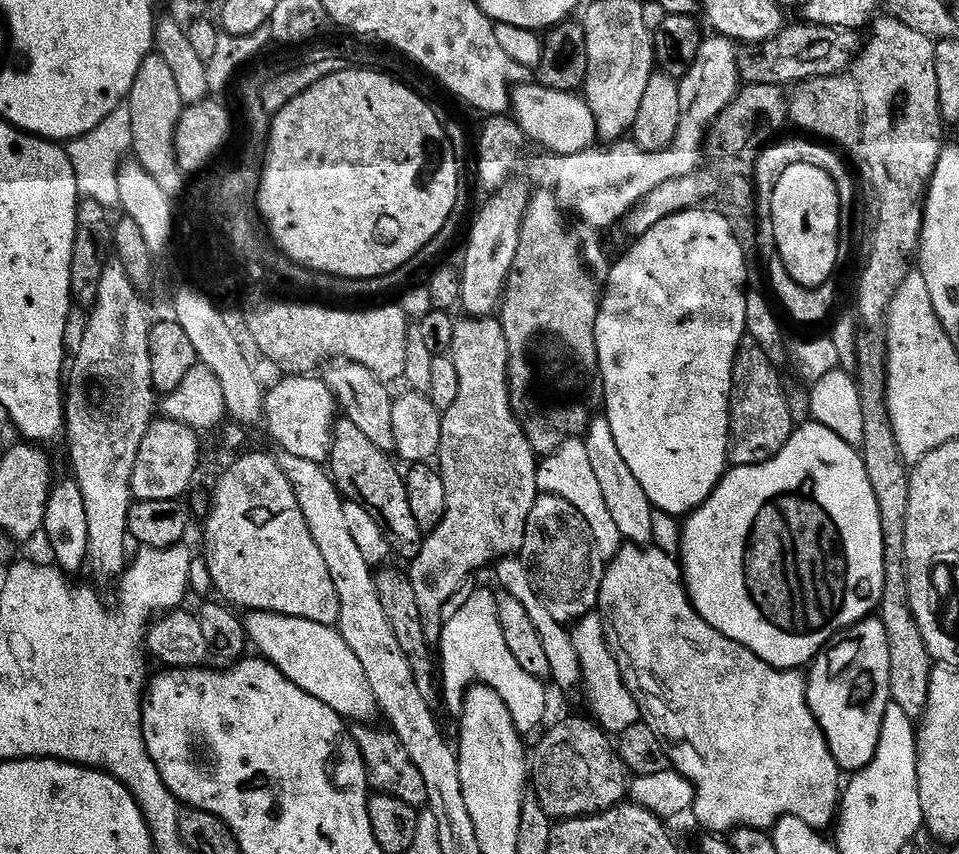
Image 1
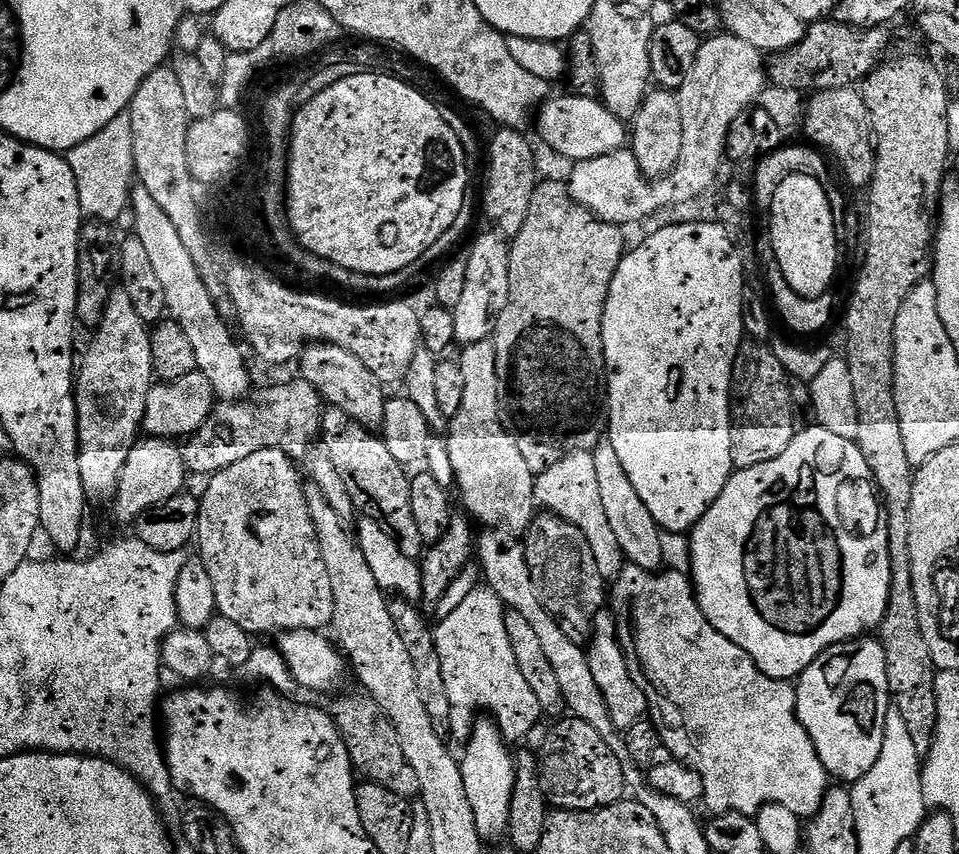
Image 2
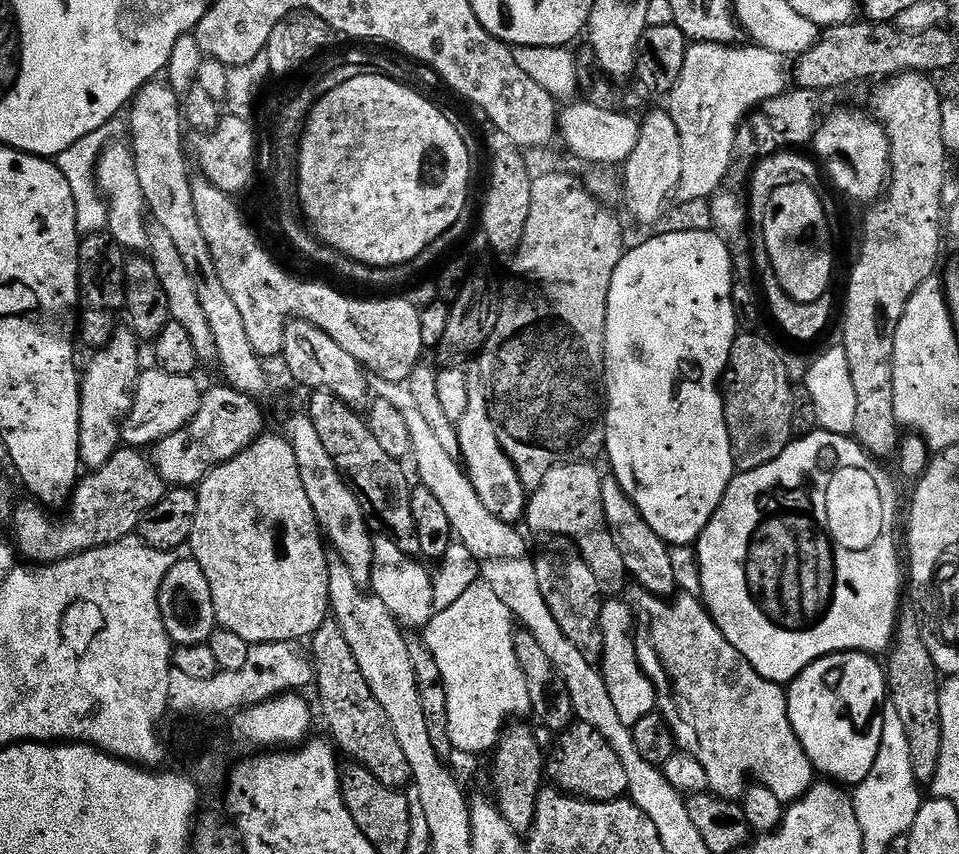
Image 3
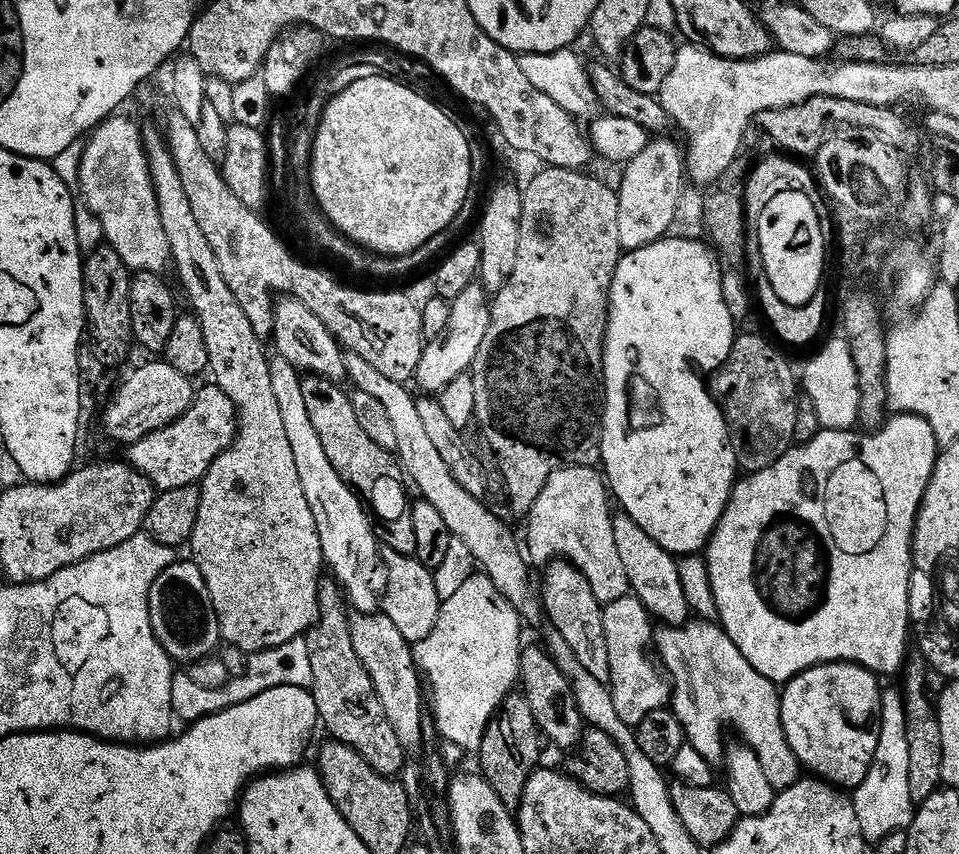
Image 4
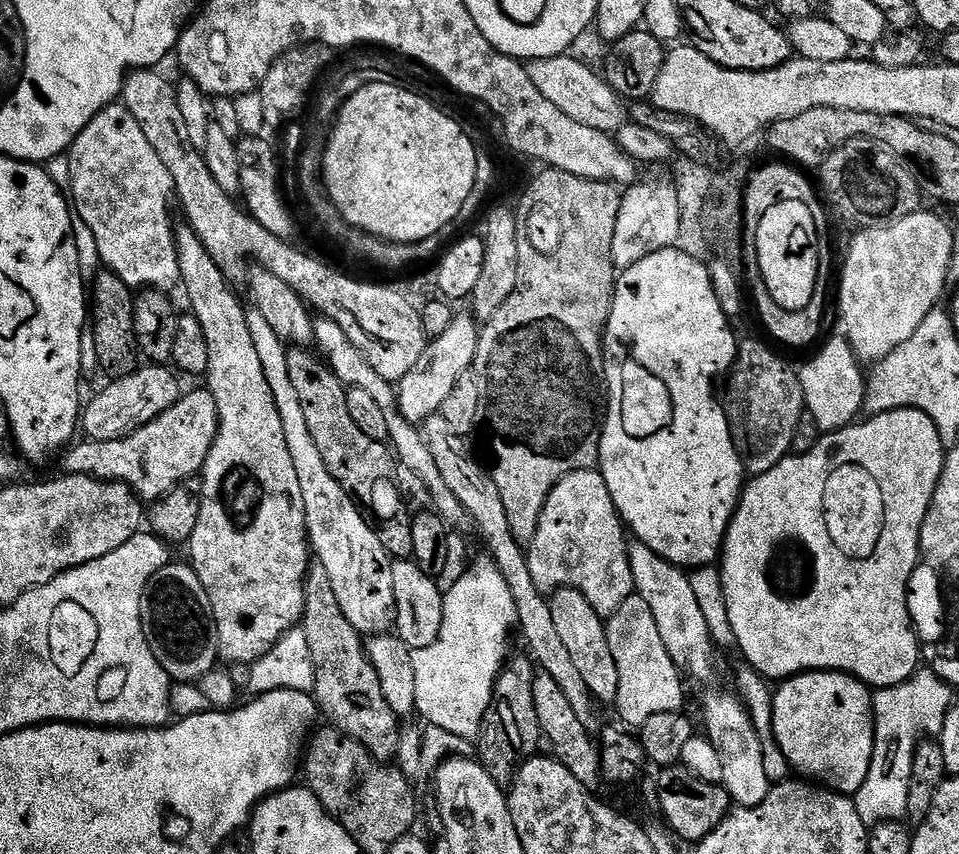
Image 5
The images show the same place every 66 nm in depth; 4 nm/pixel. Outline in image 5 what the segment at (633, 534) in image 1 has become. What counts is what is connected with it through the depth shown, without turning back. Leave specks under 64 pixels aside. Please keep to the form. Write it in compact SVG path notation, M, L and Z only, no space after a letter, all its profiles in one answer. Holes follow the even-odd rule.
M633 539L629 543L628 557L635 595L650 606L650 614L654 614L654 622L658 625L658 634L662 634L662 642L666 642L666 650L676 667L685 677L693 676L700 684L714 683L720 676L720 668L716 665L718 645L712 641L710 626L706 626L706 617L702 615L694 589L690 587L689 573L654 554L654 550L641 540Z

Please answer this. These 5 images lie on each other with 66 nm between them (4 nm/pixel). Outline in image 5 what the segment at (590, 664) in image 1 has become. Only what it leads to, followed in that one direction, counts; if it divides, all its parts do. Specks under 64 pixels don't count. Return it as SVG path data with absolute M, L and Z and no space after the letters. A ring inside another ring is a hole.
M633 595L630 598L626 598L626 602L622 602L622 606L618 606L618 610L614 610L612 616L607 617L606 620L606 642L610 642L610 650L614 654L614 663L618 665L618 698L614 705L614 711L625 720L625 725L633 724L633 726L639 726L646 722L646 718L650 718L653 714L666 714L667 712L681 711L685 706L684 704L684 684L682 679L682 673L676 664L670 658L670 654L666 650L666 642L662 642L662 634L658 634L658 625L654 622L654 614L650 614L650 606L640 596Z

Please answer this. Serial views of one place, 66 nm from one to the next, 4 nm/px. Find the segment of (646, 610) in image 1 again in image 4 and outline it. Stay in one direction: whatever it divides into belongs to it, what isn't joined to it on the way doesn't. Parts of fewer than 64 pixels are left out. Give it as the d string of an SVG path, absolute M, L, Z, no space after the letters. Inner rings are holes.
M692 618L683 626L661 627L654 636L654 652L670 681L670 710L678 718L678 722L682 722L687 743L692 744L694 750L702 754L702 758L706 758L714 766L723 761L726 751L724 727L733 724L740 731L739 739L750 745L754 754L758 754L762 770L766 770L766 778L770 778L772 788L783 790L794 786L801 779L802 765L794 750L790 750L790 742L786 742L786 730L782 730L781 689L773 681L758 674L754 666L750 666L742 650L734 646L719 623Z

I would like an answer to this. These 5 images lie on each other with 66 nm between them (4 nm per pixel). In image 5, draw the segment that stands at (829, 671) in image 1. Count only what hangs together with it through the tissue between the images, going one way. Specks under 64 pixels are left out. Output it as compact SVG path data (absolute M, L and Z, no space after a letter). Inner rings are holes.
M805 670L787 677L780 686L772 698L772 739L787 758L789 769L831 791L855 797L862 782L866 782L866 774L870 774L876 737L876 719L872 716L873 693L868 685L845 672Z

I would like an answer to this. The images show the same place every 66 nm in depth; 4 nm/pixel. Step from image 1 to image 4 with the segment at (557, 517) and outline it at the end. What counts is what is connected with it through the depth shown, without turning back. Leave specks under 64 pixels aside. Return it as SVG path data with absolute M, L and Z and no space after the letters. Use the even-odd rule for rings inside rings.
M566 559L552 561L543 569L544 581L539 581L538 596L542 601L542 612L548 615L551 627L574 650L574 656L582 667L598 682L608 684L610 681L610 646L606 646L606 626L602 626L604 609L594 598L594 590L590 590L590 582Z

